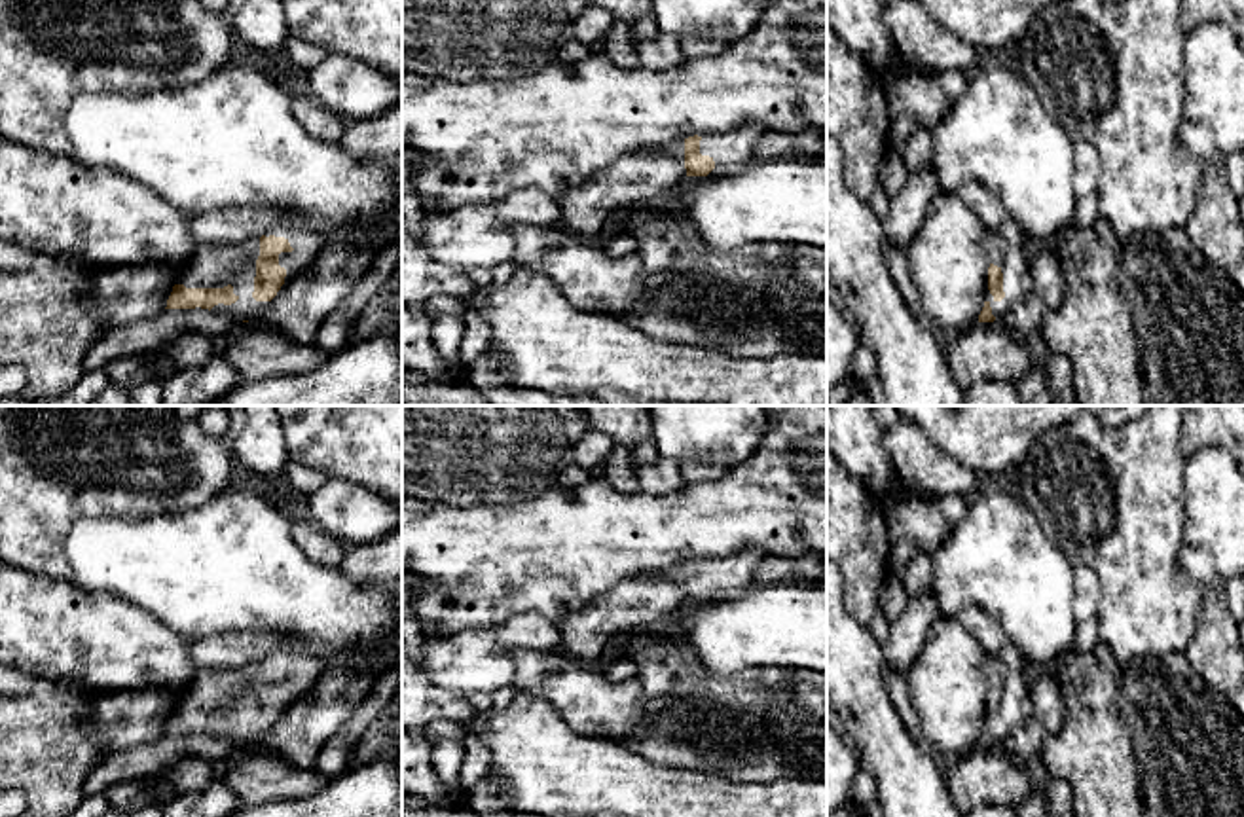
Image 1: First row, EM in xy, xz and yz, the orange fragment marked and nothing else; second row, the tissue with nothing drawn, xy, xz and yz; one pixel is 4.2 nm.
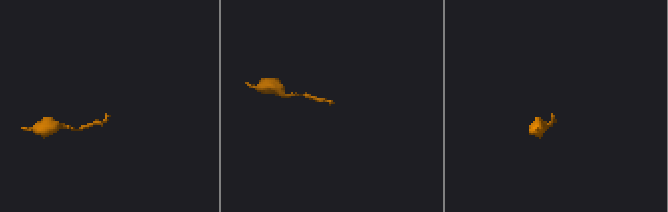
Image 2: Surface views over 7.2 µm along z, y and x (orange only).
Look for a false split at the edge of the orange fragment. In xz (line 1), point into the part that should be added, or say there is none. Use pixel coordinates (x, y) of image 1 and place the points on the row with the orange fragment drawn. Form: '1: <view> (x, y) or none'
1: xz (732, 150)

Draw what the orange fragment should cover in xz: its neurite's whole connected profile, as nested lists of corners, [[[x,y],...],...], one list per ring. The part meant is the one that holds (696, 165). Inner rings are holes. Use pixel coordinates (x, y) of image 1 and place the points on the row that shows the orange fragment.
[[[745,123],[728,133],[677,138],[664,144],[662,150],[685,163],[686,176],[724,176],[753,159],[760,133],[757,123]]]

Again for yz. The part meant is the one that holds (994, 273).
[[[986,231],[988,292],[979,322],[1003,320],[1013,305],[1034,292],[1030,263],[1024,248],[1007,243],[1001,235]]]

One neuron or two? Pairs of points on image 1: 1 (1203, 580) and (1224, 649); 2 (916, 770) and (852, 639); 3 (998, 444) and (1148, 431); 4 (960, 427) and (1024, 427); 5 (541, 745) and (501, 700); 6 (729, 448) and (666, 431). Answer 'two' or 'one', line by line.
1: one
2: one
3: two
4: one
5: two
6: one

